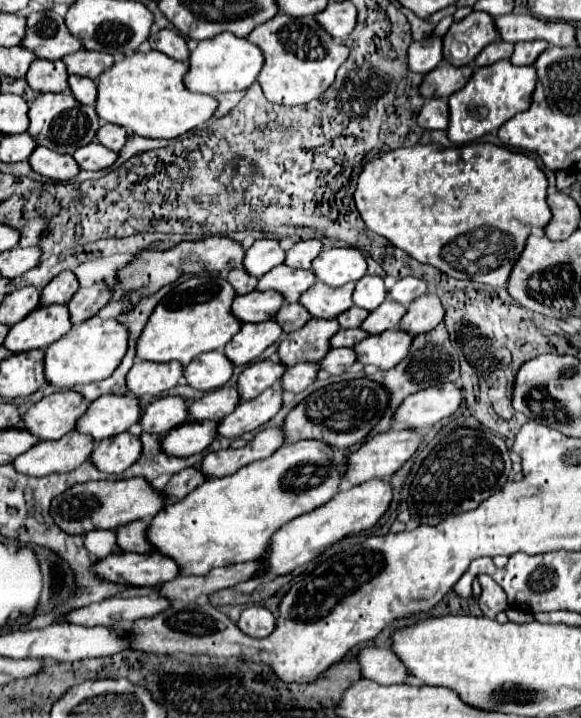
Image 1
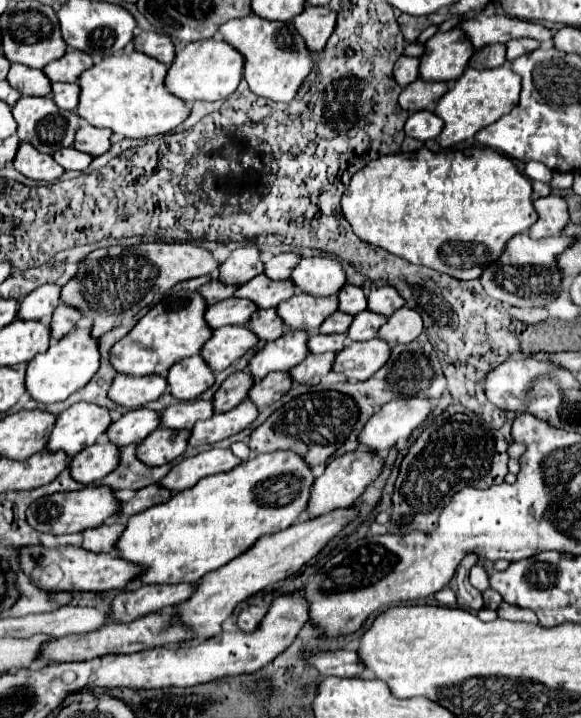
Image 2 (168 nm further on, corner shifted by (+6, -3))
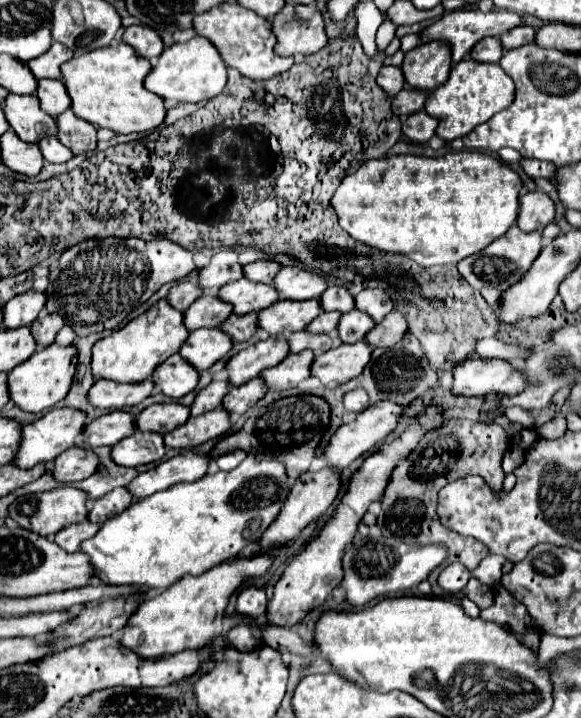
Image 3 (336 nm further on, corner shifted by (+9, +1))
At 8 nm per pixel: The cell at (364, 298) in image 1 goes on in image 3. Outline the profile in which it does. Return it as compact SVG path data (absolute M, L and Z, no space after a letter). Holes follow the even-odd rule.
M330 285L330 287L320 295L320 307L322 307L322 311L348 313L348 311L354 309L354 297L348 293L346 287Z

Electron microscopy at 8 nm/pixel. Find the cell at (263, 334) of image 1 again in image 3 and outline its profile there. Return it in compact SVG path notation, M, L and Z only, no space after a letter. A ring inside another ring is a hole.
M196 329L180 347L180 357L194 369L210 369L232 347L232 341L220 329Z

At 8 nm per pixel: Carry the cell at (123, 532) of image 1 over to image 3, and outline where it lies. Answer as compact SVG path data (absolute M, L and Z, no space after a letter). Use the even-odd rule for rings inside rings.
M84 521L84 523L76 523L76 525L68 525L64 529L60 529L60 533L54 535L56 545L60 545L60 549L64 549L66 553L74 553L78 551L80 543L94 537L96 531L100 529L100 525Z

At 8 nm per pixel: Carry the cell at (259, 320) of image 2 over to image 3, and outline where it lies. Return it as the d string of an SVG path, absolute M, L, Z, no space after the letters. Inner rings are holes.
M256 313L230 315L224 323L220 323L218 329L224 331L232 341L248 341L256 333L256 329L258 329Z

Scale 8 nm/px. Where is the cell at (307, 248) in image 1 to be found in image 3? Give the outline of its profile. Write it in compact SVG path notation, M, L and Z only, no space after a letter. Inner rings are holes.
M258 259L254 263L248 263L242 267L244 269L244 277L256 283L272 283L272 279L276 277L280 265L272 259Z

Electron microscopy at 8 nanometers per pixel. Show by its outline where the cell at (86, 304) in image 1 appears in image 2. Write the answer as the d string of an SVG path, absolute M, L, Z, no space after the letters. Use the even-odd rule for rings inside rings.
M59 305L51 319L51 335L55 339L65 337L81 317L83 315L79 315L79 309L71 309L71 305Z

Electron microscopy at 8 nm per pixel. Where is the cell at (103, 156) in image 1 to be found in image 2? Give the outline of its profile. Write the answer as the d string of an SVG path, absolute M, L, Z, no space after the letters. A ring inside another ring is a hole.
M67 147L67 149L59 149L53 159L63 167L63 169L79 169L79 171L85 171L91 161L93 161L93 155L89 153L83 153L83 151L77 151L75 147Z

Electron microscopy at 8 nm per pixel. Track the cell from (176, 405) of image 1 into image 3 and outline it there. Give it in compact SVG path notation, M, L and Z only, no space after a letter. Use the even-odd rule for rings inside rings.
M110 411L92 423L84 427L84 437L90 447L102 447L102 445L116 445L124 437L132 435L136 431L134 419L126 411Z

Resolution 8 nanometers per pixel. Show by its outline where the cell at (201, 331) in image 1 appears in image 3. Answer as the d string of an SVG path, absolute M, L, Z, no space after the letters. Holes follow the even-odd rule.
M166 299L154 303L146 313L138 315L124 327L112 331L94 343L92 349L92 373L96 379L110 379L118 383L138 383L152 375L152 371L164 363L170 355L178 353L182 343L188 339L184 327L184 315L168 305Z

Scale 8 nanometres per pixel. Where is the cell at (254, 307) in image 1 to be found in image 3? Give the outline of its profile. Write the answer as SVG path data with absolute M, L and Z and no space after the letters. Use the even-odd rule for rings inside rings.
M204 293L184 311L184 327L188 327L188 331L218 327L228 315L232 315L232 305L220 301L214 293Z

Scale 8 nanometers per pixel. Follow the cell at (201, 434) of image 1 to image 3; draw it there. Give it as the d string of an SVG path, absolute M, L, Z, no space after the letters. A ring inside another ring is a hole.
M142 433L126 437L112 447L112 461L122 467L138 467L164 457L164 441L158 433Z

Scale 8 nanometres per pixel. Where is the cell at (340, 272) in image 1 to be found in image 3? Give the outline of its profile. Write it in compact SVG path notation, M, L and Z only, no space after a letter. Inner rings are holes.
M282 267L274 277L274 287L280 299L290 299L290 301L318 299L320 293L326 289L326 279L304 269Z

